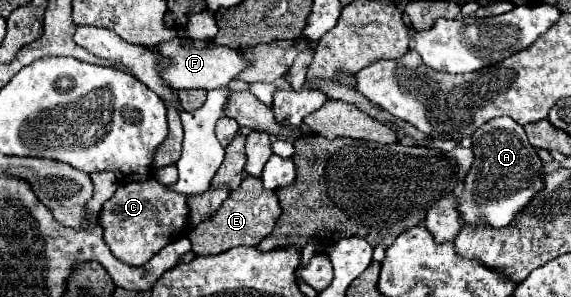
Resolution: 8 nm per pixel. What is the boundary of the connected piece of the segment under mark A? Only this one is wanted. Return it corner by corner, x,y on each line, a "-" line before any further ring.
495,117
473,133
475,161
459,195
459,213
463,223
485,221
491,227
505,227
513,217
543,189
543,161
529,145
525,129
511,117

